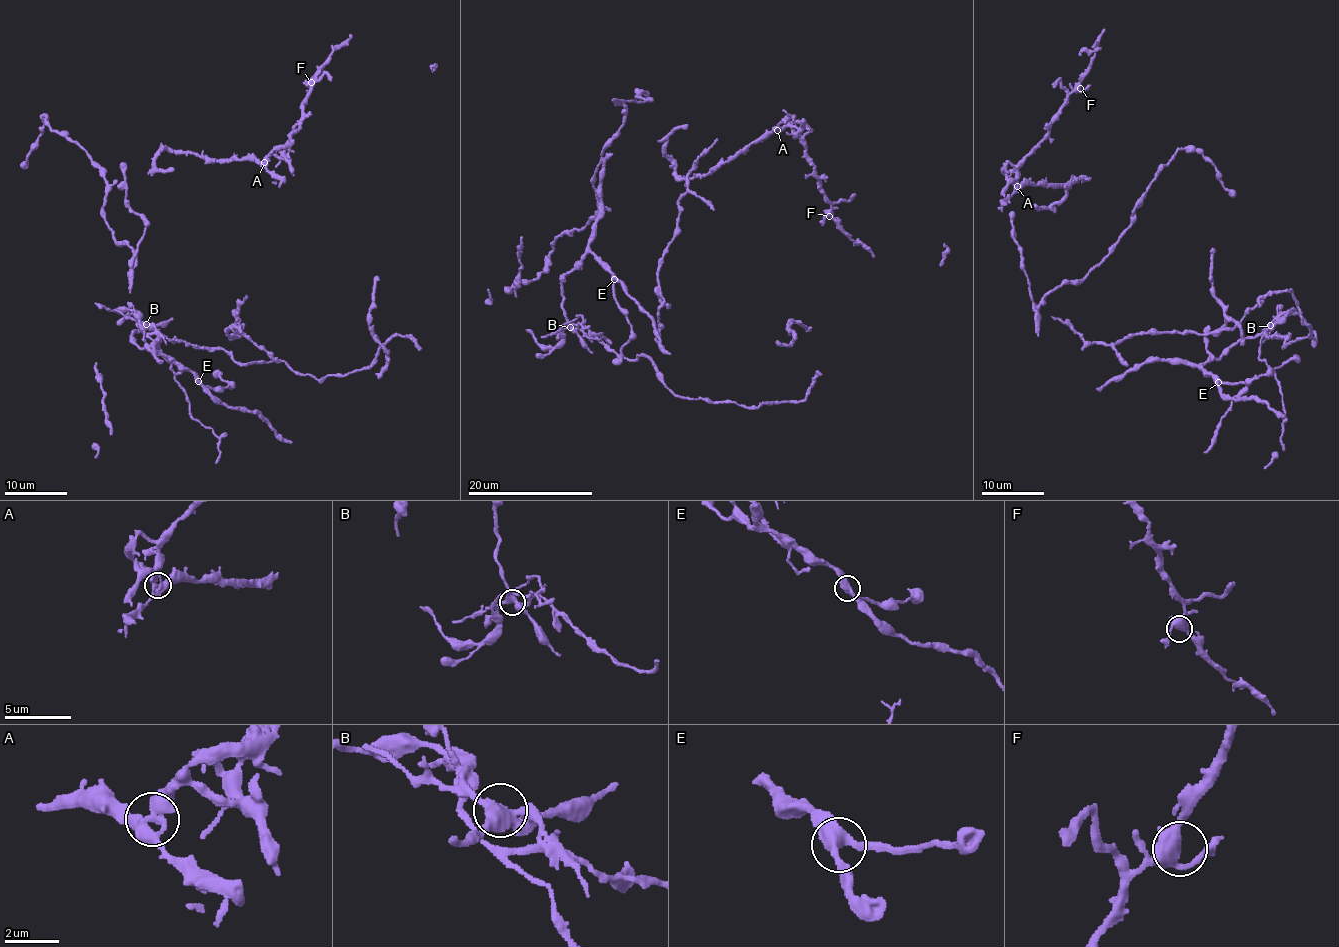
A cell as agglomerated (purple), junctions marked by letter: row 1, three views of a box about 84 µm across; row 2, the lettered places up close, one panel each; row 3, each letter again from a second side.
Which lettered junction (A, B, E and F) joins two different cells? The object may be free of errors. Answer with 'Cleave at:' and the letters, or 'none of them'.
Cleave at: B

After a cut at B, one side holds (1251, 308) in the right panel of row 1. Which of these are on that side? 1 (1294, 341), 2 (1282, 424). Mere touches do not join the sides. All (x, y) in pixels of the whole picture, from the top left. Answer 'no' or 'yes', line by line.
1: no
2: no

